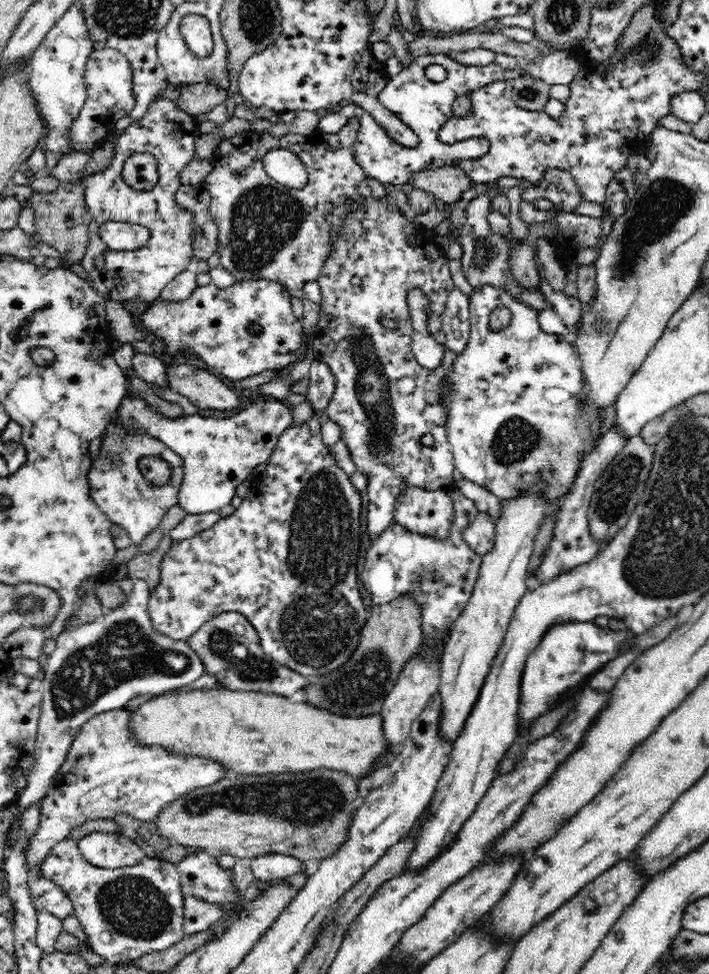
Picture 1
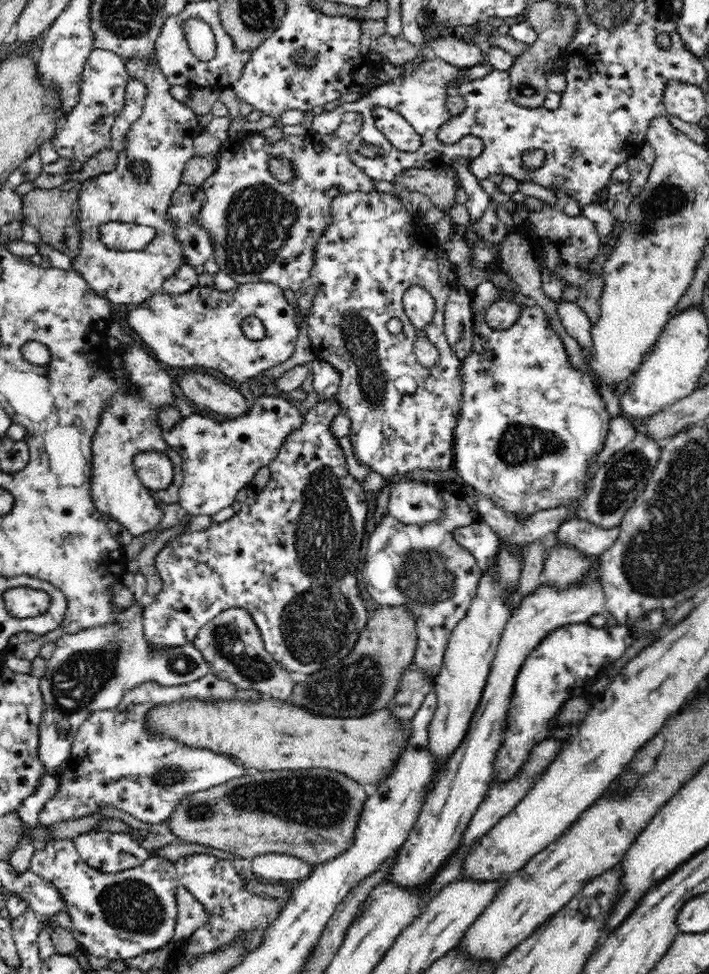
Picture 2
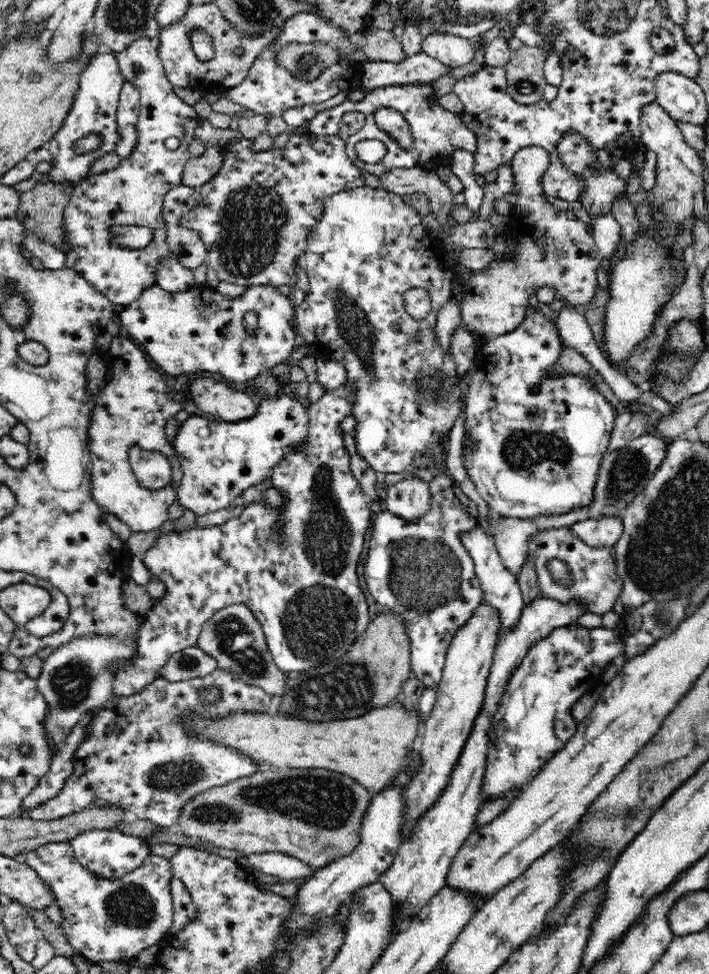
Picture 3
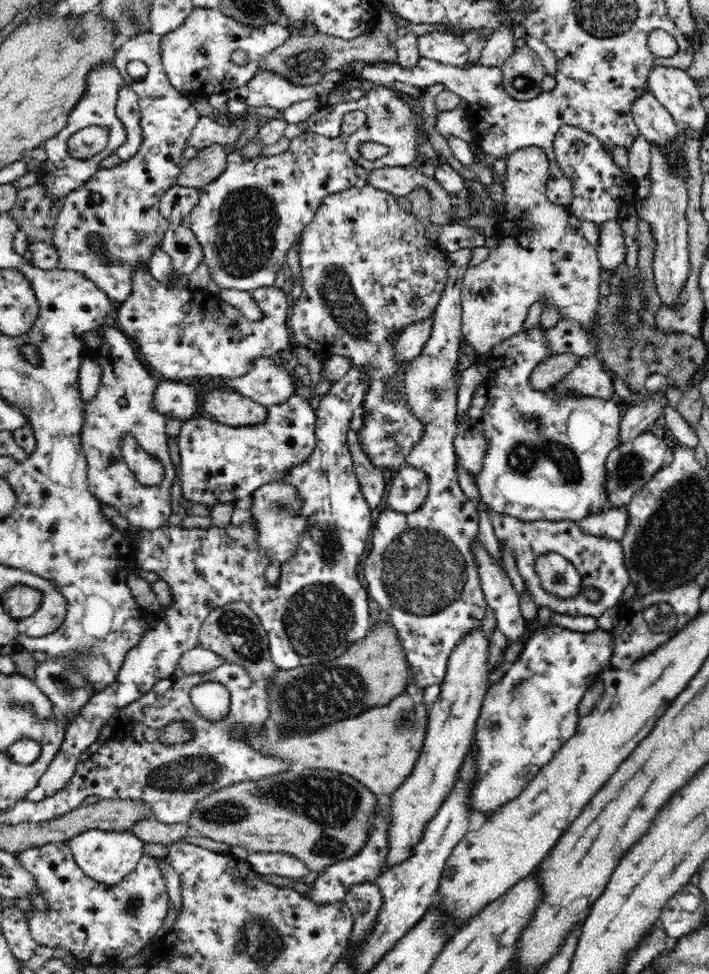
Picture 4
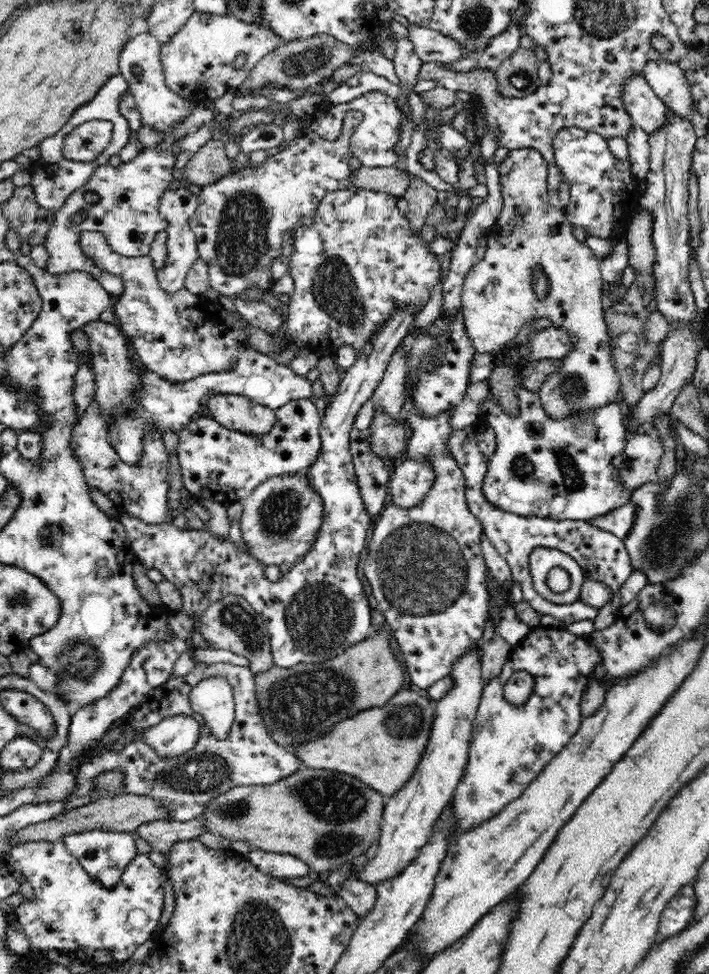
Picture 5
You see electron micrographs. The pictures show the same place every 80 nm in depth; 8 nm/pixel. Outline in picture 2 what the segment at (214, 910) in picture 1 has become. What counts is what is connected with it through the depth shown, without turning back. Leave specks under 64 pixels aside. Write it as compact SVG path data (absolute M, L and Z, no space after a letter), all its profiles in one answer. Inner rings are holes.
M181 883L176 888L176 905L178 905L178 916L176 916L173 942L188 938L190 934L194 934L198 928L206 926L206 922L208 922L206 909Z

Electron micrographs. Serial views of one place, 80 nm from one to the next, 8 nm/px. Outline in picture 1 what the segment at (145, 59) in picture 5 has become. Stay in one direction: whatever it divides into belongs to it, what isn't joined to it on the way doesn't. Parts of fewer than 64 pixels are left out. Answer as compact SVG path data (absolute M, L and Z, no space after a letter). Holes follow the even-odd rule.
M160 92L153 97L152 104L148 106L148 112L145 112L140 120L130 123L128 128L125 128L117 136L114 143L115 154L108 167L82 178L85 184L85 206L92 213L93 220L88 226L89 244L87 252L79 264L84 267L86 275L91 278L94 290L103 294L108 300L121 304L123 302L134 302L134 300L139 300L141 303L157 300L162 290L175 276L185 272L192 262L192 258L194 258L193 231L195 225L193 224L192 213L182 209L176 202L175 196L182 185L179 179L180 173L187 163L196 158L194 140L200 135L199 123L194 115L180 110L175 105L175 101L158 97L159 94ZM136 153L148 153L156 160L158 184L152 189L134 189L123 179L123 164L129 156ZM106 222L124 222L144 226L150 231L150 240L148 240L147 246L141 250L126 252L110 250L99 236L99 227Z

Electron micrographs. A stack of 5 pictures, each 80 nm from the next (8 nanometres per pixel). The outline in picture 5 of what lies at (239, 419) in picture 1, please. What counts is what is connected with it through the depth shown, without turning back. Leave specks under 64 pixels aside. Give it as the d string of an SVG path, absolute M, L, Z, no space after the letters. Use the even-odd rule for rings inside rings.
M311 399L291 400L275 411L276 422L266 435L248 435L244 432L233 431L222 426L212 416L195 417L182 431L178 432L179 442L176 449L178 462L181 466L183 487L188 490L194 500L210 500L224 505L242 501L252 489L262 482L284 473L304 472L315 463L322 444L320 423L322 417Z

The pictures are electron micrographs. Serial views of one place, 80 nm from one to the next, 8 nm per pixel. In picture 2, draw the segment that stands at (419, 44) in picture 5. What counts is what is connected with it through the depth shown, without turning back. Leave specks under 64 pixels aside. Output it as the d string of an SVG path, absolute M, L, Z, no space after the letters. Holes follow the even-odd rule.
M456 35L431 38L426 41L426 44L429 46L430 55L460 69L482 65L484 56L486 56L486 53L482 52L478 45L466 42Z

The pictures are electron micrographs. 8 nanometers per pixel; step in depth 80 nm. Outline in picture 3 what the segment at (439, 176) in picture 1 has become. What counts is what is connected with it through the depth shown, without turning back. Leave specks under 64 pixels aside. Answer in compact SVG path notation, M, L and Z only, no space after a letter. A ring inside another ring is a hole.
M392 168L378 176L383 188L397 195L422 193L429 198L431 212L443 226L451 222L449 214L455 204L452 189L432 168Z

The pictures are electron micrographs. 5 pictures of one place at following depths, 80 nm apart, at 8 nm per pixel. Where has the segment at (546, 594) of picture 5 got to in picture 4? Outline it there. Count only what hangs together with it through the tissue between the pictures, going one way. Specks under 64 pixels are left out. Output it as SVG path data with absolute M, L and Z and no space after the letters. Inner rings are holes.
M555 552L536 556L533 561L541 590L548 591L553 598L571 599L581 591L582 576L567 557Z

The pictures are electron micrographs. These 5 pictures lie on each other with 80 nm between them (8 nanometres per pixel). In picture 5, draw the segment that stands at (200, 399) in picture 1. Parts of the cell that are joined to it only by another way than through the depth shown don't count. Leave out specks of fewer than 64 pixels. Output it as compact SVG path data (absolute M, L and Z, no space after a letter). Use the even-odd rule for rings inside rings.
M211 395L207 403L210 416L222 426L248 435L266 435L275 425L275 411L240 395Z

